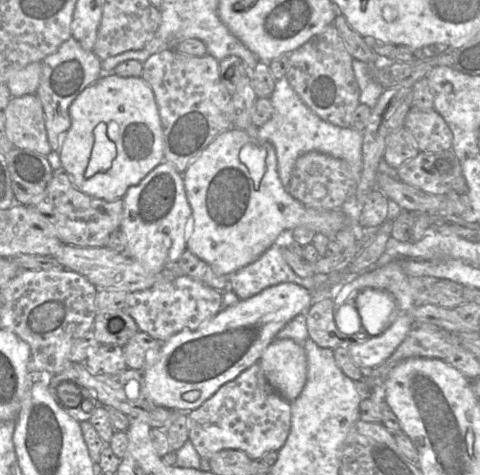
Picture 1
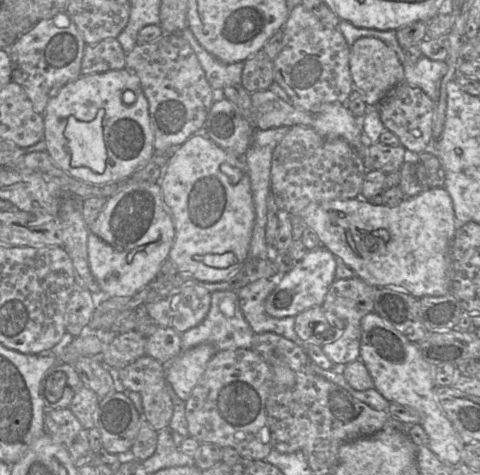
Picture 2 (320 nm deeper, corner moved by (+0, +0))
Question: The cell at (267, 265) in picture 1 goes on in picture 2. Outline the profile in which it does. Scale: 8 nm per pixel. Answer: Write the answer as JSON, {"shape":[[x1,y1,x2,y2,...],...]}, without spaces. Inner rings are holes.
{"shape":[[261,278,236,291,242,314,256,334,272,332,300,343,294,330,295,317,274,318,265,311,265,300,276,287,276,280]]}

